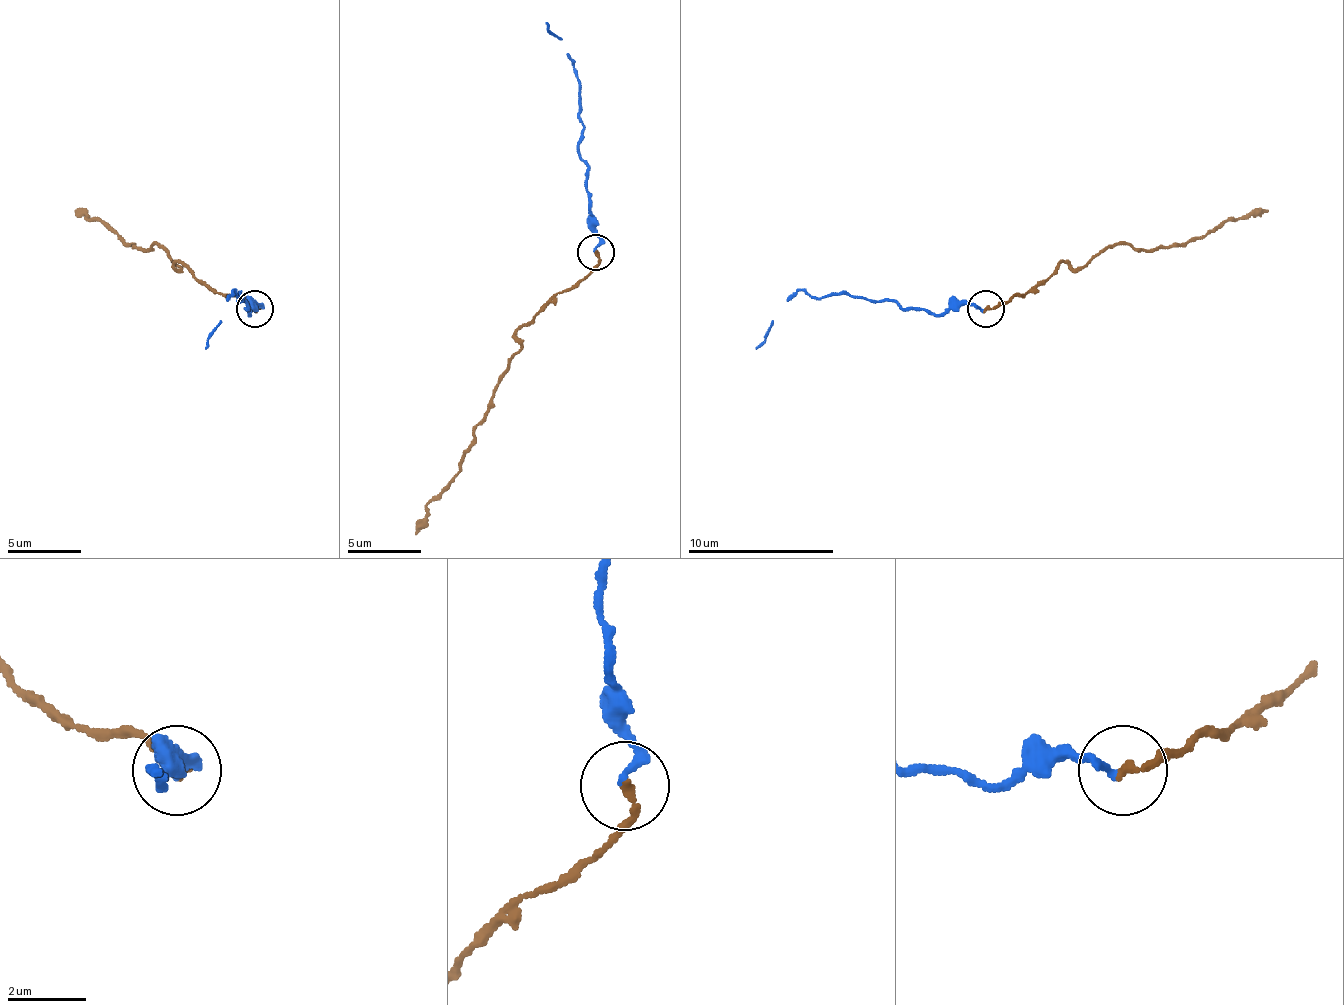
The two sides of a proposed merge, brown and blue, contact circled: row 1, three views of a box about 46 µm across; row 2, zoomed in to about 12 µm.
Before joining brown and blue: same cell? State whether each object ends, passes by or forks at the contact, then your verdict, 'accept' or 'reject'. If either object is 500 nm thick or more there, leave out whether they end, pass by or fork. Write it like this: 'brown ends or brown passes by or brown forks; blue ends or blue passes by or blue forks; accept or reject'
brown ends; blue ends; accept

